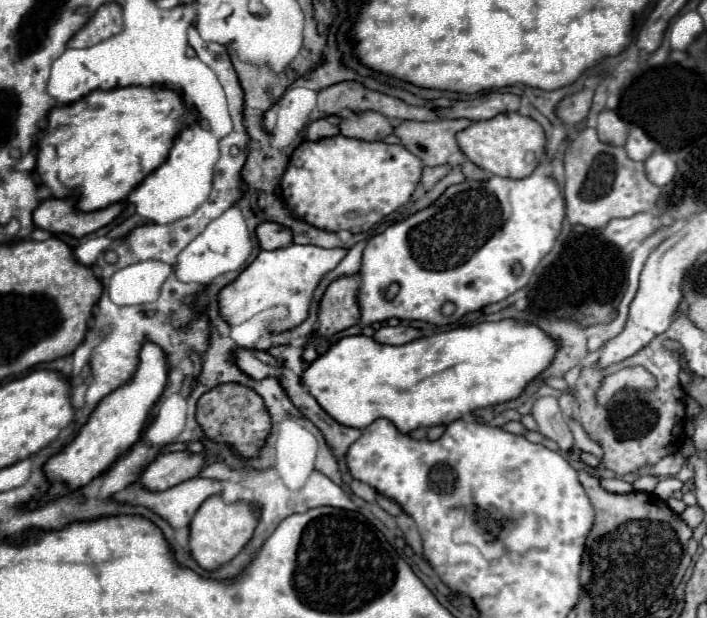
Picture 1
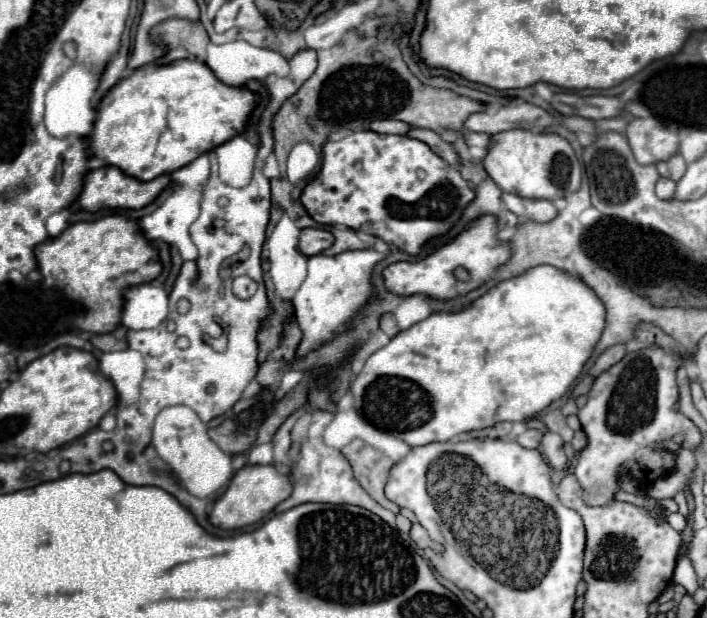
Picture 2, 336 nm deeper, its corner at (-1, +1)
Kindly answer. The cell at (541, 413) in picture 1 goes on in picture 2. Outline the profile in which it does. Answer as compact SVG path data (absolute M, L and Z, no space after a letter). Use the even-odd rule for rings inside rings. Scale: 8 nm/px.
M546 432L540 444L540 450L552 468L564 470L568 466L568 458L564 452L564 440L558 432Z

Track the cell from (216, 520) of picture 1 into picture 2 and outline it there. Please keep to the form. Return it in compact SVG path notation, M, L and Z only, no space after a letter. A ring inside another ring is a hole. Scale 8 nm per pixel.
M244 466L238 470L228 484L226 492L216 500L212 512L210 512L210 524L222 530L234 530L244 528L250 524L260 522L266 514L274 510L276 504L286 500L292 494L292 484L286 474L282 474L276 466Z

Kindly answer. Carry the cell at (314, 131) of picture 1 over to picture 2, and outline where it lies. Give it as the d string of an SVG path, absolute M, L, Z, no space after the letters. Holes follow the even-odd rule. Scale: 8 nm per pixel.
M386 118L386 120L374 120L374 122L370 124L370 130L378 132L378 134L404 134L404 132L410 130L410 126L404 124L404 122Z

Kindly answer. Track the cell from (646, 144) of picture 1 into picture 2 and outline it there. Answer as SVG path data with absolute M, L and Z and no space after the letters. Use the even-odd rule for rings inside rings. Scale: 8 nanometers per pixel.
M674 154L670 156L668 160L662 160L656 164L660 176L666 176L666 178L672 178L672 180L680 180L682 174L686 172L686 162L680 154Z

